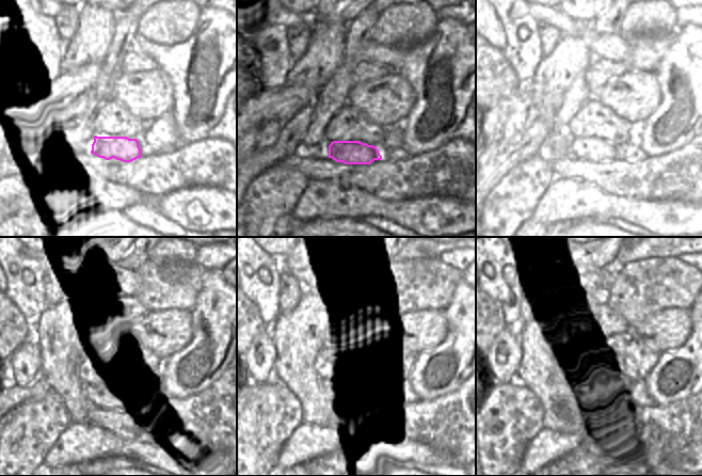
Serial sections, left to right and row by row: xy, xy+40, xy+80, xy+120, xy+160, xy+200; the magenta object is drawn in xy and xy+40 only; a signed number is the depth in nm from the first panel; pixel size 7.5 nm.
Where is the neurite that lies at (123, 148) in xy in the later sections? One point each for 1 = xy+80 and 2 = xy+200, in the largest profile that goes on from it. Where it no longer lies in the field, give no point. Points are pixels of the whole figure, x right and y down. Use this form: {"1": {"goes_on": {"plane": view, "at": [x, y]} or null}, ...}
{"1": {"goes_on": {"plane": "xy+80", "at": [592, 149]}}, "2": {"goes_on": {"plane": "xy+200", "at": [608, 385]}}}

